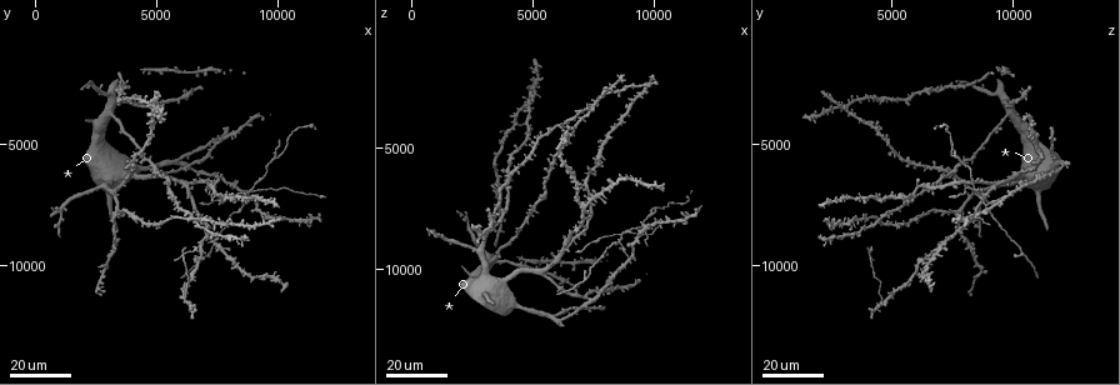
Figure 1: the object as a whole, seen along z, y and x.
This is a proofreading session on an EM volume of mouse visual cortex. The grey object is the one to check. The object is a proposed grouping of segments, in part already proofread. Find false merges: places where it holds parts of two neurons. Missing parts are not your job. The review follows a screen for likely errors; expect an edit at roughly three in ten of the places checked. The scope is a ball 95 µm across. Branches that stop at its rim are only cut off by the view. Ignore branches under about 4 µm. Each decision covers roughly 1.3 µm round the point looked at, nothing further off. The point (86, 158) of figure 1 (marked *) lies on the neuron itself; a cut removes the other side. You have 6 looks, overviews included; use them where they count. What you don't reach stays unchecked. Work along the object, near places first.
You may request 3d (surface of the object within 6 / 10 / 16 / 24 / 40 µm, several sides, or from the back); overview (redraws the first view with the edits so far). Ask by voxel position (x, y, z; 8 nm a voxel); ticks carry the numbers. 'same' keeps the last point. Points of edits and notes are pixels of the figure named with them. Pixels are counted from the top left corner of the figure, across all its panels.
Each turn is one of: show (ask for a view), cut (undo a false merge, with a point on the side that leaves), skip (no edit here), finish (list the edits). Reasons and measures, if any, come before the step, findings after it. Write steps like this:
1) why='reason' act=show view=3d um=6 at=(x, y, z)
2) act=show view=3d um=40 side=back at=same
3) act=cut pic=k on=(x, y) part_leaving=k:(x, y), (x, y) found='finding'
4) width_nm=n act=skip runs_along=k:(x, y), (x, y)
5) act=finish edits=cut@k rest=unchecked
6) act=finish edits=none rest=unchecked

why='a fork' act=show view=3d um=16 at=(7100, 8900, 7300)

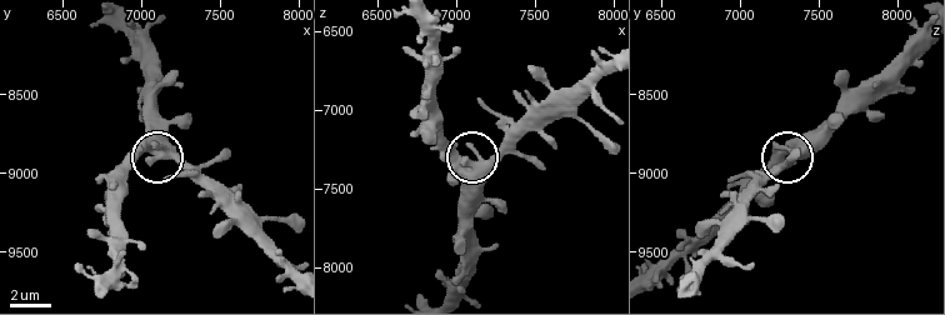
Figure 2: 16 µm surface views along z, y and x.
why='zoom in' act=show view=3d um=10 at=(7140, 8900, 7360)

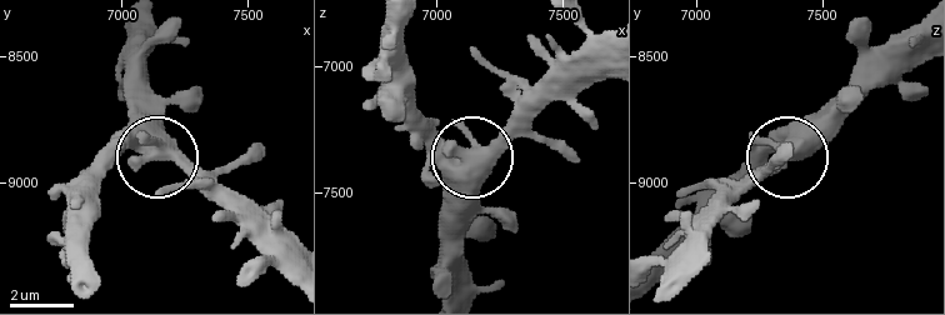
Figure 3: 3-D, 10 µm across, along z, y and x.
act=skip found='one neuron here'

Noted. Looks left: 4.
why='three arms meet' act=show view=3d um=16 at=(6300, 11500, 4700)

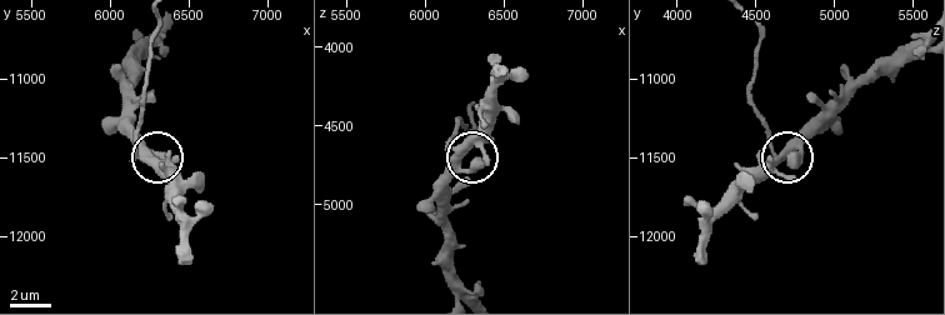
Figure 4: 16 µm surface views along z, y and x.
act=show view=3d um=10 at=(6220, 11500, 4640)

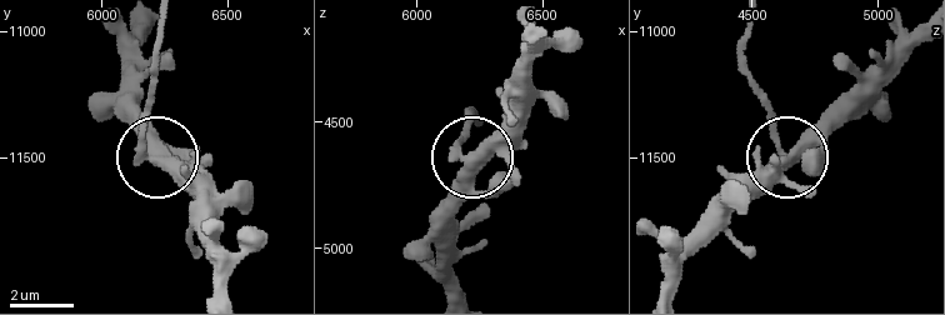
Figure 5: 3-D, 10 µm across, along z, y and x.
arms=3 act=cut pic=5 on=(150, 109) part_leaving=5:(144, 153), (160, 26) found='a second neuron is stuck on'

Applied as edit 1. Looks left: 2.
act=finish edits=cut@5 rest=unchecked

